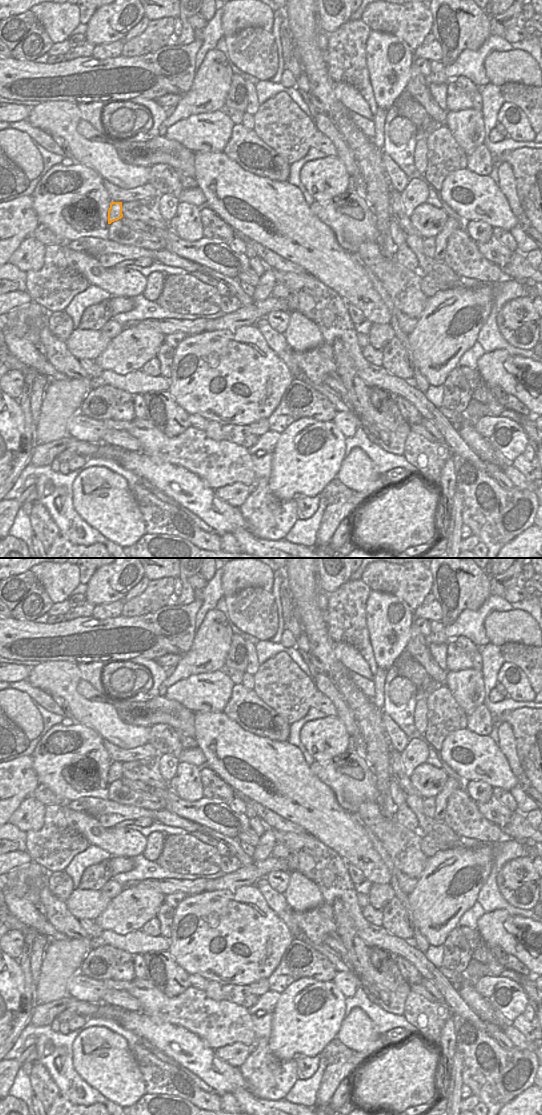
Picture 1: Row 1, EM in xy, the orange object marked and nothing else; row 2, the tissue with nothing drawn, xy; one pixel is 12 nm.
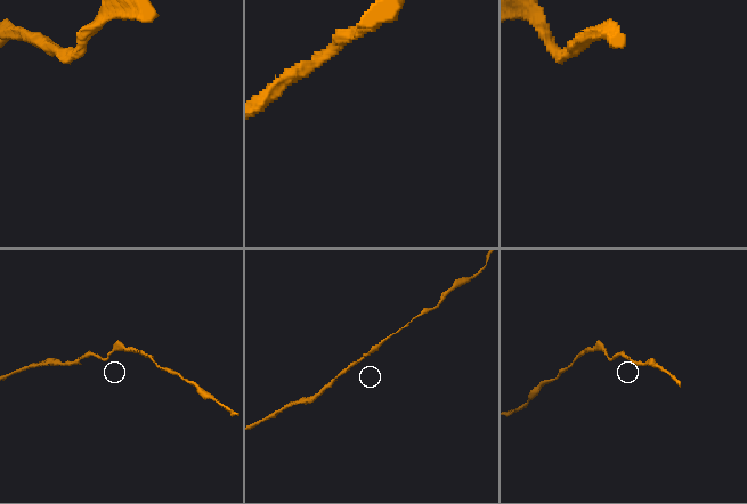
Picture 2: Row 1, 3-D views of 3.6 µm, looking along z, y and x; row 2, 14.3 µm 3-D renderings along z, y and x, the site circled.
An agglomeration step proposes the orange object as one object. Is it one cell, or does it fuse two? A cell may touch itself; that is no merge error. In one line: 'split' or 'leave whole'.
leave whole

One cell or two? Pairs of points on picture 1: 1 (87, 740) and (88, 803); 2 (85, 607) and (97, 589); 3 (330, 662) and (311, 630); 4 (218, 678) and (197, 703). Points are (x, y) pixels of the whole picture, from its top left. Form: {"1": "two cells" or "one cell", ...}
{"1": "two cells", "2": "two cells", "3": "one cell", "4": "one cell"}

